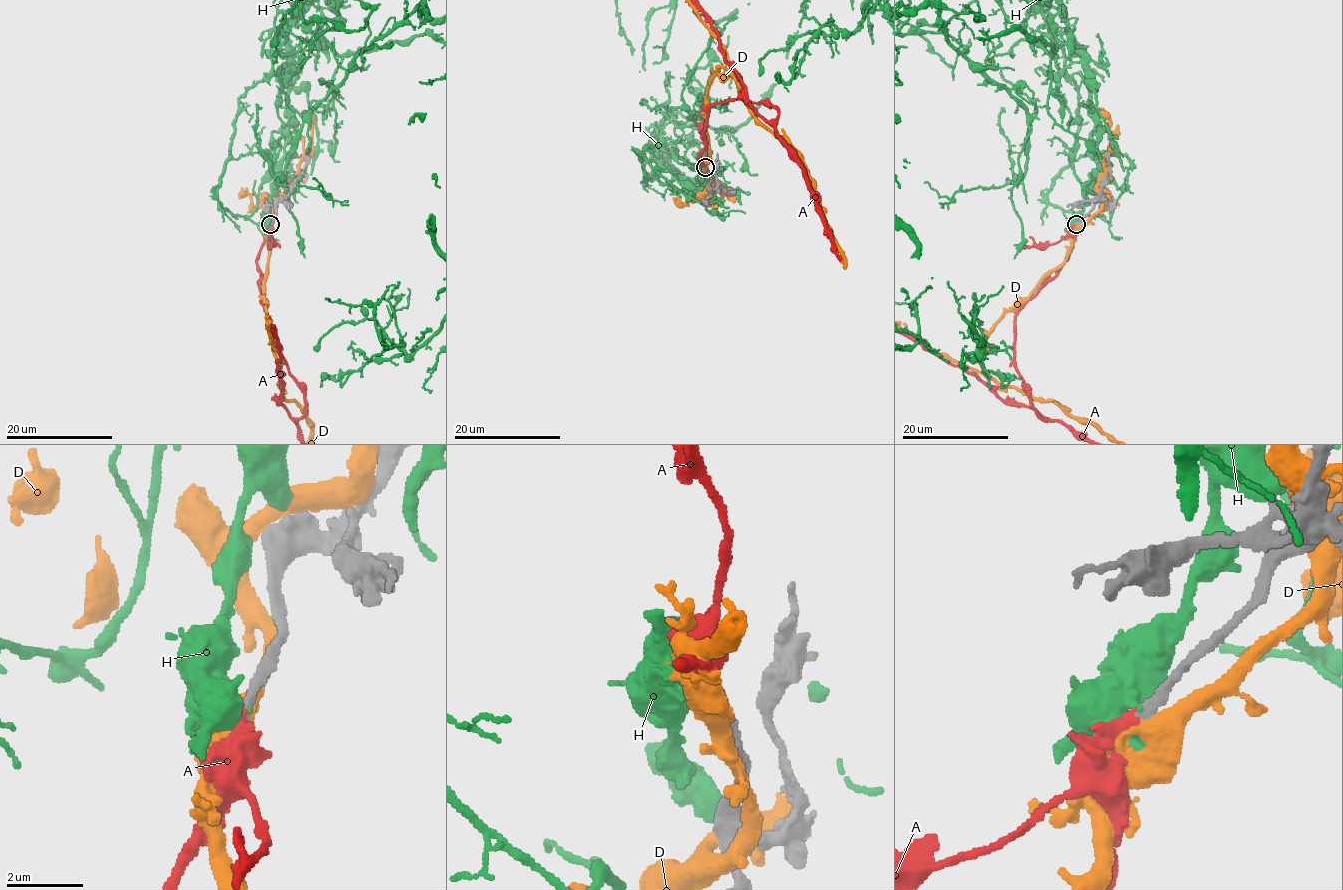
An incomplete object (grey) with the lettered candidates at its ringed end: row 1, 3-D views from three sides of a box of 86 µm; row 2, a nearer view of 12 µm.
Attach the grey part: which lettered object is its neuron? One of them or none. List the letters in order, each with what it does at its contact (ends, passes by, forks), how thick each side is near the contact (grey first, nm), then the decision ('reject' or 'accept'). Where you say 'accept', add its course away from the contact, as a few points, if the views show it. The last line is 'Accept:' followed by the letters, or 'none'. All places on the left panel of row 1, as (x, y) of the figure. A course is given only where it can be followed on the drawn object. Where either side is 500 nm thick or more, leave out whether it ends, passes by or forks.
A: it ends | 280/280 nm | accept
D: 280/600 nm | reject
H: it passes by | 280/280 nm | reject
Accept: A

